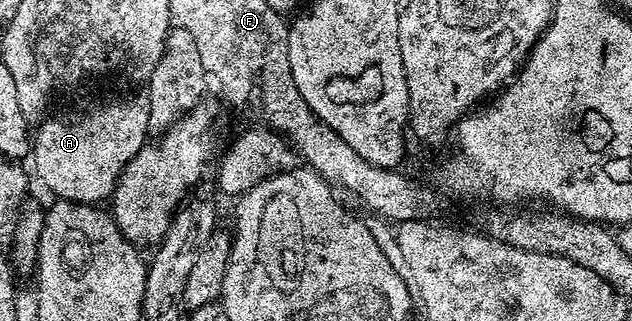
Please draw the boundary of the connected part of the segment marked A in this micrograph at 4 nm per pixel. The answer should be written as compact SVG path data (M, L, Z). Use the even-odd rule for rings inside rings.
M141 94L135 96L134 99L117 99L114 103L97 103L90 111L69 111L66 115L52 115L50 114L36 128L31 139L31 160L33 159L34 171L32 174L35 179L35 174L37 174L38 181L58 200L92 205L100 204L100 199L108 200L113 194L113 188L117 185L117 178L123 173L131 157L135 157L135 153L139 153L139 149L147 142L149 135L148 98Z

